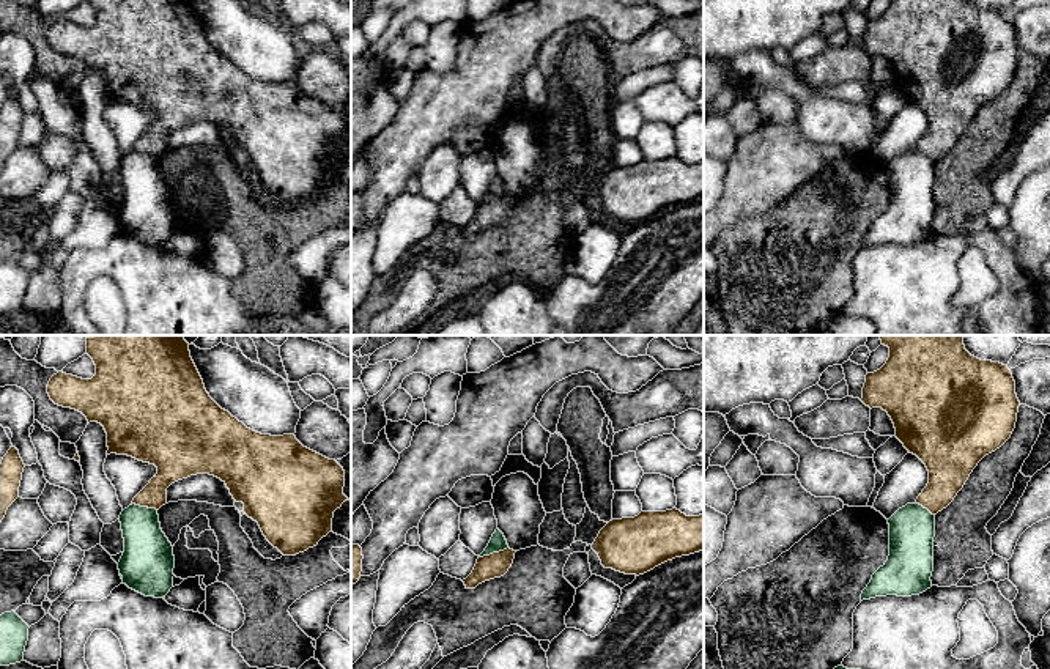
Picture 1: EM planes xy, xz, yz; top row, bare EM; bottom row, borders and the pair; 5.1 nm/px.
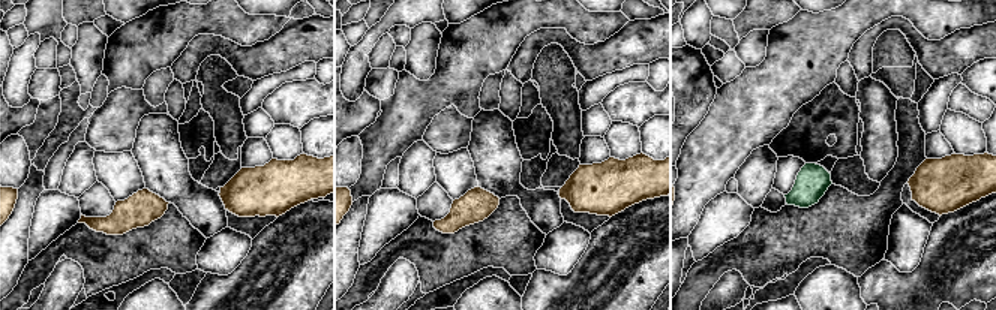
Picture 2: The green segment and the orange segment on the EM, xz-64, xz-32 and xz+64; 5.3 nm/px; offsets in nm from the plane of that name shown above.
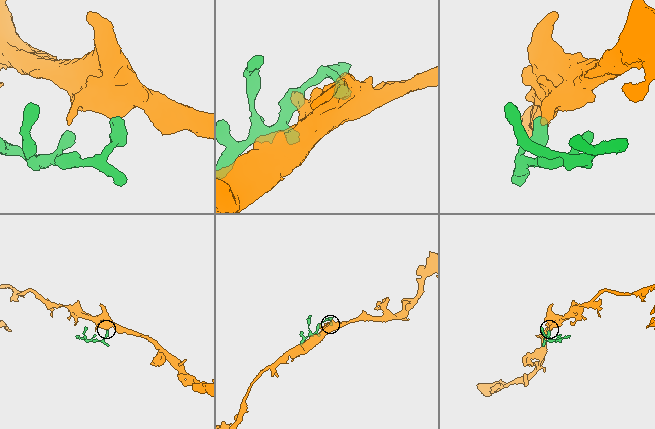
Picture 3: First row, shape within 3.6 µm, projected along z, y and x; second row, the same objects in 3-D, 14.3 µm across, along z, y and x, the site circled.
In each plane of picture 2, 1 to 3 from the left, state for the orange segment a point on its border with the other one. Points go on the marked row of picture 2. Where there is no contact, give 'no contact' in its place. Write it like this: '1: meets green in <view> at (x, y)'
1: no contact
2: no contact
3: no contact

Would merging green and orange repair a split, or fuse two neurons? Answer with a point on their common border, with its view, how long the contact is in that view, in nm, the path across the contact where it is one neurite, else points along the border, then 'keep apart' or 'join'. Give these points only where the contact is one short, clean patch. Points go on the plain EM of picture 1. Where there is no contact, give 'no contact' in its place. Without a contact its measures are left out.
contact xz (493, 199); length 160 nm; border xz (507, 194), (479, 205); keep apart

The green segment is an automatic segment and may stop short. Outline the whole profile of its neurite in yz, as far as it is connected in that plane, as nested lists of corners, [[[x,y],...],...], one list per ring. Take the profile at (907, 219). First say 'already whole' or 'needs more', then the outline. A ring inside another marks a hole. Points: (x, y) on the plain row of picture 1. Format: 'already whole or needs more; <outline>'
already whole; [[[907,151],[888,167],[888,172],[888,208],[872,222],[871,230],[861,241],[861,249],[886,242],[911,244],[932,235],[935,162],[919,151]]]

